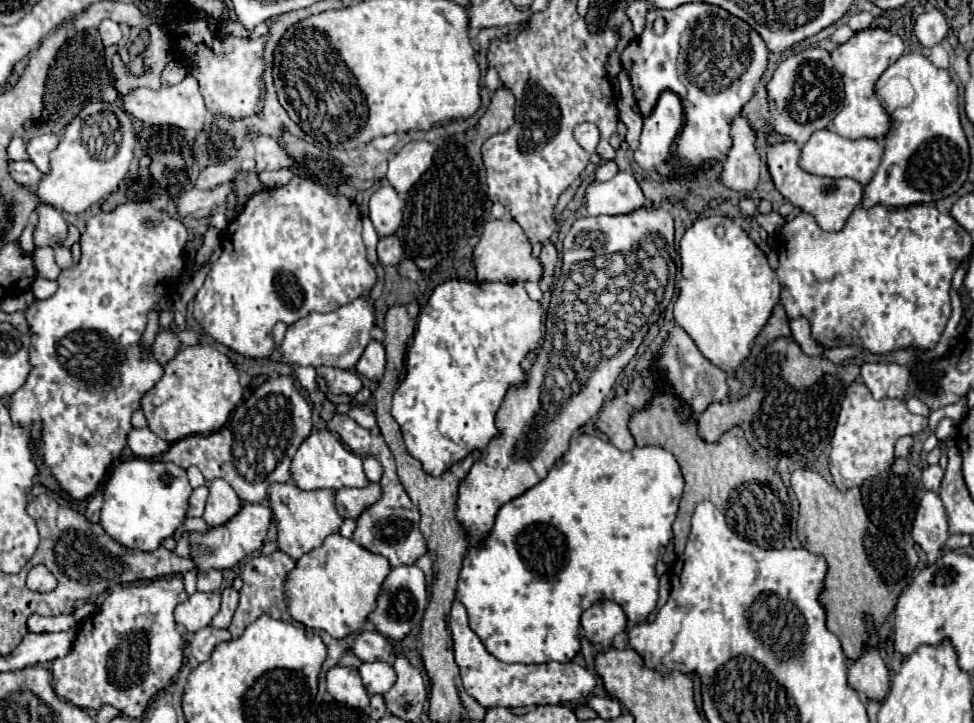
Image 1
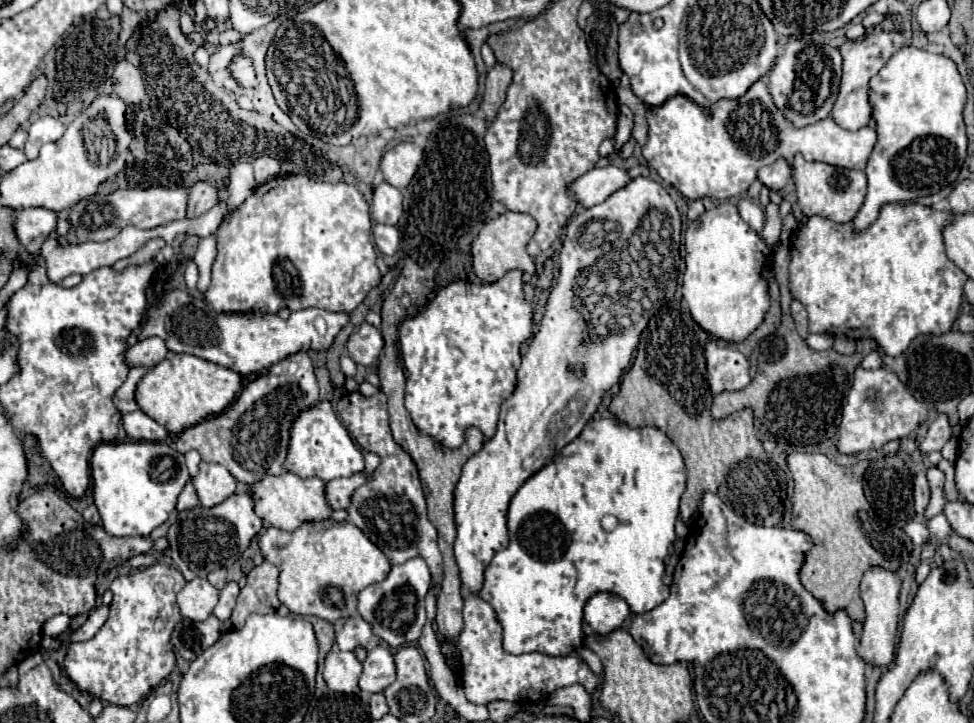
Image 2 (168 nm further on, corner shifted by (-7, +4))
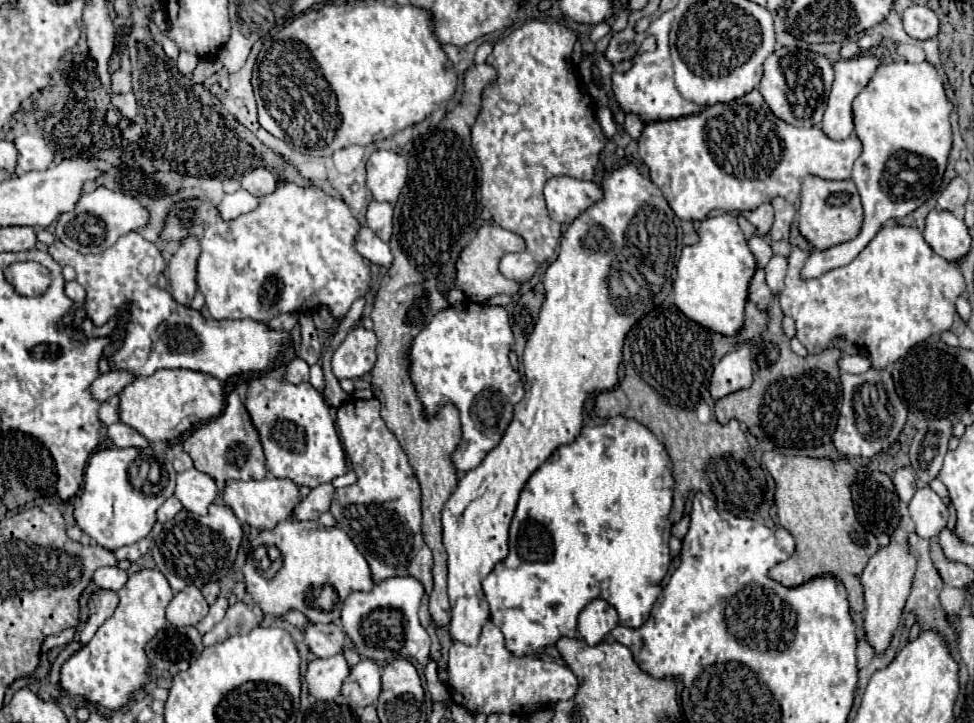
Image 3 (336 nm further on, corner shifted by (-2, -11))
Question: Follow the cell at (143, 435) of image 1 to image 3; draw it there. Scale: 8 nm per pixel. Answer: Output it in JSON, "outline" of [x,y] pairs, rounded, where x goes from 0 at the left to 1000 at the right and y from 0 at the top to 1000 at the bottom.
{"outline":[[[128,585],[112,588],[110,602],[120,618],[149,618],[149,615],[153,615],[153,610],[147,602],[143,602],[139,593],[134,593]]]}

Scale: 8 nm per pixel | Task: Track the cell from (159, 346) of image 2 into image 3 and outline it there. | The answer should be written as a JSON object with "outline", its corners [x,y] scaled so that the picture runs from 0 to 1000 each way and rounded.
{"outline":[[[114,513],[108,519],[102,519],[95,530],[93,530],[93,546],[98,555],[108,555],[116,546],[122,546],[122,541],[134,530],[139,521],[132,519],[130,513]]]}

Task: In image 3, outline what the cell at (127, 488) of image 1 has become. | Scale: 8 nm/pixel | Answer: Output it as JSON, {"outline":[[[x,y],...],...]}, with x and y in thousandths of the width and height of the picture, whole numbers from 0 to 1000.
{"outline":[[[155,615],[98,624],[89,640],[85,674],[75,707],[79,729],[112,762],[149,746],[161,721],[161,701],[178,685],[180,657],[174,635]]]}

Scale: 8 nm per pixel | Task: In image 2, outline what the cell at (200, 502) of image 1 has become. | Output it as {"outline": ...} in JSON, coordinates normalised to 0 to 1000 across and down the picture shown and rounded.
{"outline":[[[193,667],[191,675],[187,678],[187,683],[183,686],[183,700],[181,700],[181,703],[187,708],[187,705],[195,705],[195,703],[199,703],[199,700],[205,700],[205,692],[203,692],[203,683],[201,683],[199,669]]]}

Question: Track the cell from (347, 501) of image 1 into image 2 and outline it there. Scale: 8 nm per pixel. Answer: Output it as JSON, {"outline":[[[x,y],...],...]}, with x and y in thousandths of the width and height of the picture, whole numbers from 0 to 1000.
{"outline":[[[368,656],[368,658],[359,658],[359,661],[347,661],[347,664],[339,664],[335,667],[335,686],[337,686],[337,697],[343,705],[349,703],[357,703],[359,700],[359,689],[363,683],[366,675],[370,675],[372,669],[376,669],[382,661],[382,656]]]}

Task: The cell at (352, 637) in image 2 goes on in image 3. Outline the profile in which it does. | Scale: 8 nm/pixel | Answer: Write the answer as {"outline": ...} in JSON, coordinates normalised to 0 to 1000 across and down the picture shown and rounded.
{"outline":[[[315,862],[311,870],[311,884],[317,900],[325,909],[338,909],[350,903],[356,881],[344,862]]]}

